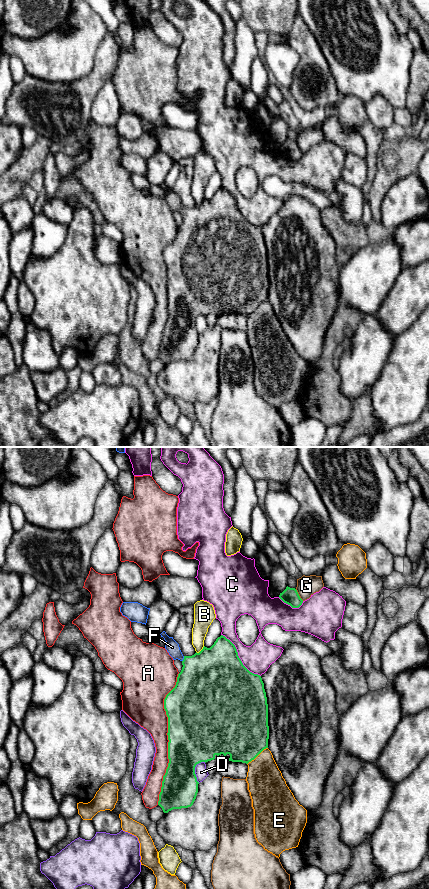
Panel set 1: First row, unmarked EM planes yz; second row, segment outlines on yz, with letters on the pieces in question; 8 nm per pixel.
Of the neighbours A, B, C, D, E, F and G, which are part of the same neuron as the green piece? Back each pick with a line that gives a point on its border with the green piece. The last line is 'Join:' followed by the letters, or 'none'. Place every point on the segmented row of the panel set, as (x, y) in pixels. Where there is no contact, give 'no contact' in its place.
F: yz (183, 659)
Join: F

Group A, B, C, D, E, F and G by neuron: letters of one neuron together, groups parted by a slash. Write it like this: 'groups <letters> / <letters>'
groups A / B / C / D / E / F / G

